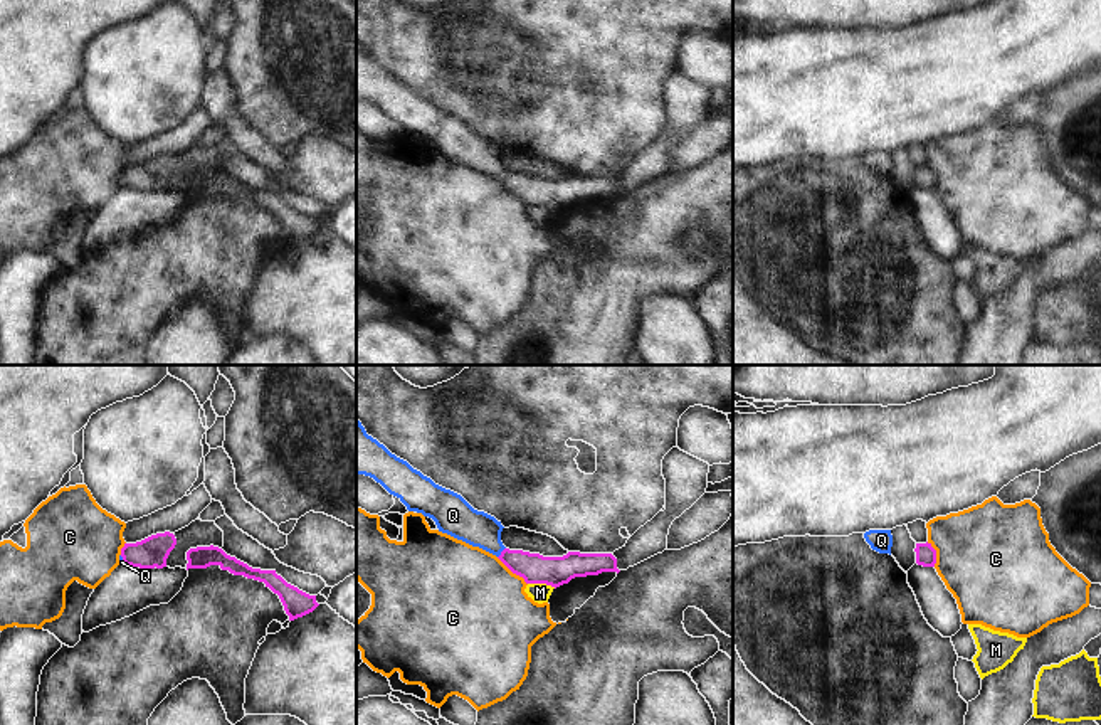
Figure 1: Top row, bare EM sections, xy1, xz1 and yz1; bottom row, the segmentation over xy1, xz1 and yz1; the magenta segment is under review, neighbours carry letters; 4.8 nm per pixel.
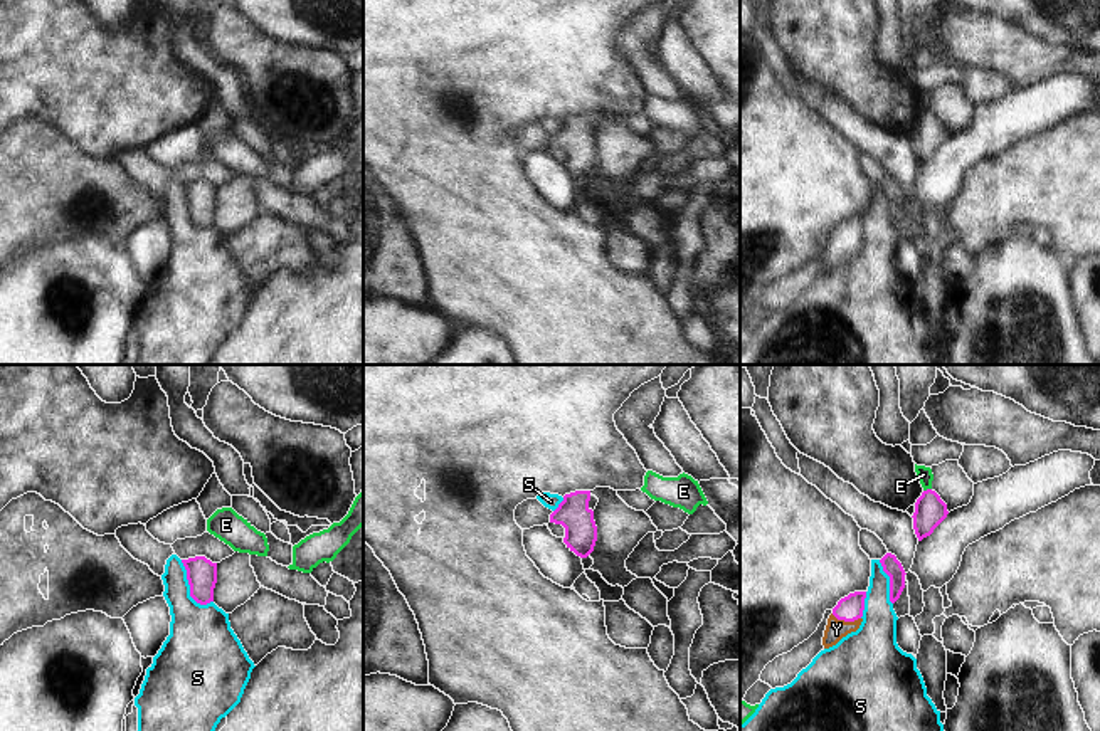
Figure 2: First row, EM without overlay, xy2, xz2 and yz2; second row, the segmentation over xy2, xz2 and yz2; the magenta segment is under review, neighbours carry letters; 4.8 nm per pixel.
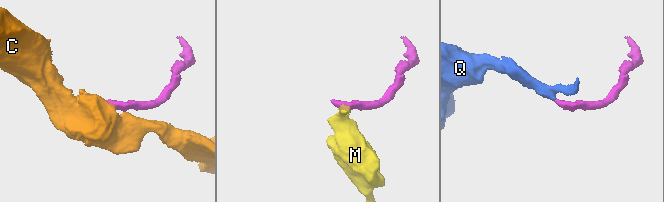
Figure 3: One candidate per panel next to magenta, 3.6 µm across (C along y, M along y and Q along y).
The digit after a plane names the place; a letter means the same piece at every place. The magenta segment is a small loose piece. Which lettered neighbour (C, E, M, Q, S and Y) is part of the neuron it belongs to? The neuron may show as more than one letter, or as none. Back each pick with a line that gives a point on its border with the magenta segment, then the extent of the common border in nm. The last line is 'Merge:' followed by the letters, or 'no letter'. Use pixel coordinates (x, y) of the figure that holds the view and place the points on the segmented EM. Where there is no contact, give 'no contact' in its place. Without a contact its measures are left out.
Q: meets magenta in xz1 at (501, 552); contact 70 nm long
Y: meets magenta in yz2 at (846, 620); contact 150 nm long
Merge: Q, Y

